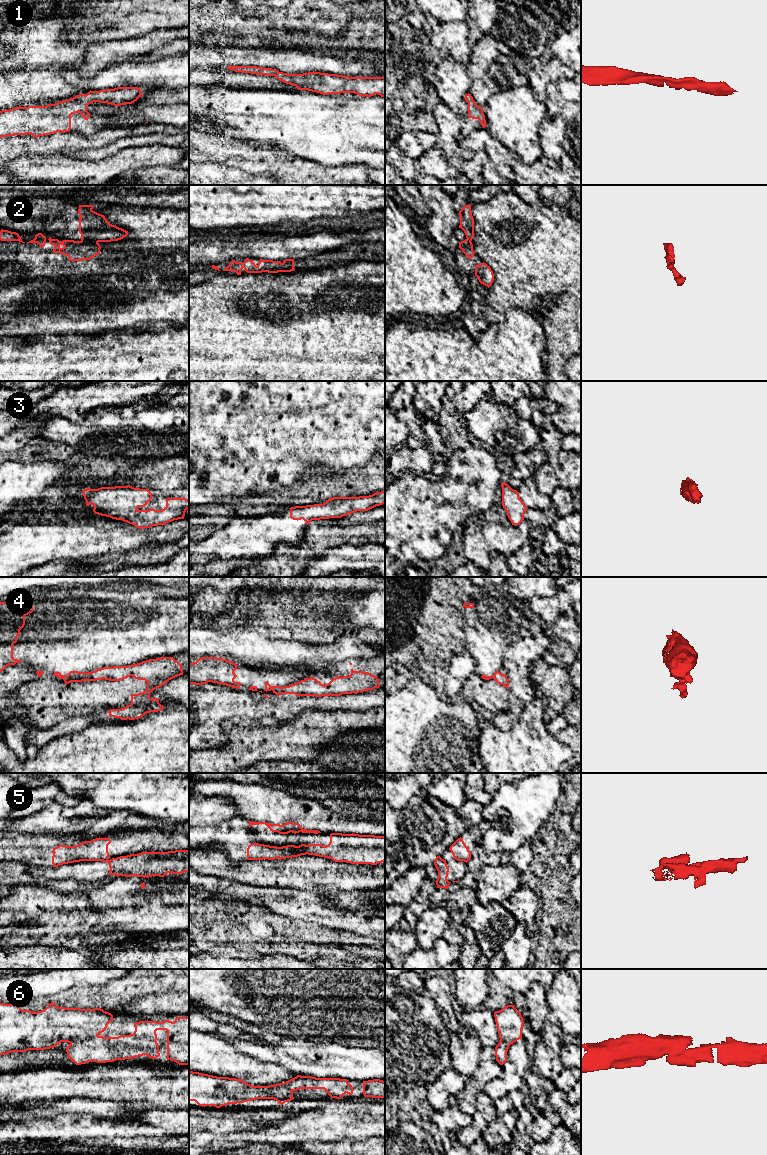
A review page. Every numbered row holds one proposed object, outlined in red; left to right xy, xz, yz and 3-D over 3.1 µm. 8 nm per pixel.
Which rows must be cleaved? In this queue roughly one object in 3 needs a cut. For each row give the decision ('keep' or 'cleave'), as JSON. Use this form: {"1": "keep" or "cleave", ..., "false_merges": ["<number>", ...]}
{"1": "keep", "2": "cleave", "3": "keep", "4": "cleave", "5": "cleave", "6": "keep", "false_merges": ["2", "4", "5"]}

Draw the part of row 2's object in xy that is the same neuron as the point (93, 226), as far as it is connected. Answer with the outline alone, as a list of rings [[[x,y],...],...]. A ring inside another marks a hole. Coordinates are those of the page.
[[[79,205],[81,241],[111,242],[128,235],[128,231],[110,224],[104,215],[93,211],[93,207],[93,205]]]

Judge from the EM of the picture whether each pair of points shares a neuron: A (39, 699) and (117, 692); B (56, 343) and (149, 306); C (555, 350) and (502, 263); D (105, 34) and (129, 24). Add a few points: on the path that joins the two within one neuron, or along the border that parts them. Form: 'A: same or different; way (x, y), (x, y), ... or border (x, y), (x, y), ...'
A: same; way (58, 701), (70, 701), (85, 694), (98, 694)
B: different; border (55, 334), (103, 334)
C: same; way (568, 319), (568, 291), (547, 270), (533, 263)
D: same; way (111, 33), (123, 29)

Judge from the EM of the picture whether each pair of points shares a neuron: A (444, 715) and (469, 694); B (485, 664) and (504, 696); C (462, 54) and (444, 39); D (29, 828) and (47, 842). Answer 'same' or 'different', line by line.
A: different
B: different
C: same
D: different

